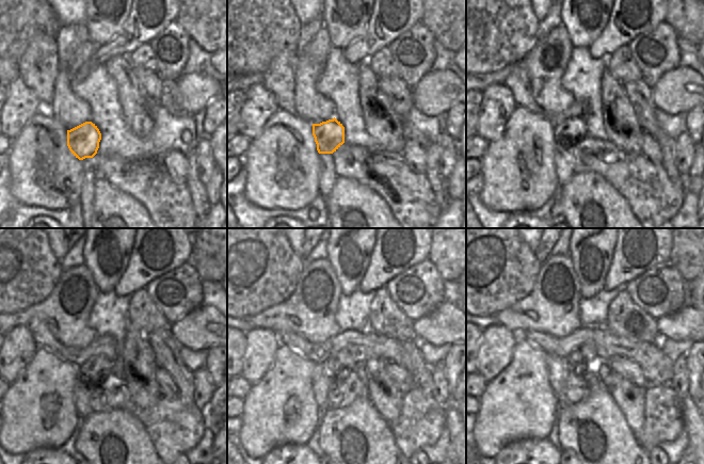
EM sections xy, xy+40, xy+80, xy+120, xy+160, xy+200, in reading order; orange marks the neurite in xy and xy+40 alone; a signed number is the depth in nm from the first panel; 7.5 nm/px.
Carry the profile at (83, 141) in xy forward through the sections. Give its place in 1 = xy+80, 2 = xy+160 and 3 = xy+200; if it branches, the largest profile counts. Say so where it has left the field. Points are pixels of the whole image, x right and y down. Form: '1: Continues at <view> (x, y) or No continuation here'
1: Continues at xy+80 (569, 133)
2: Continues at xy+160 (344, 361)
3: Continues at xy+200 (587, 353).

